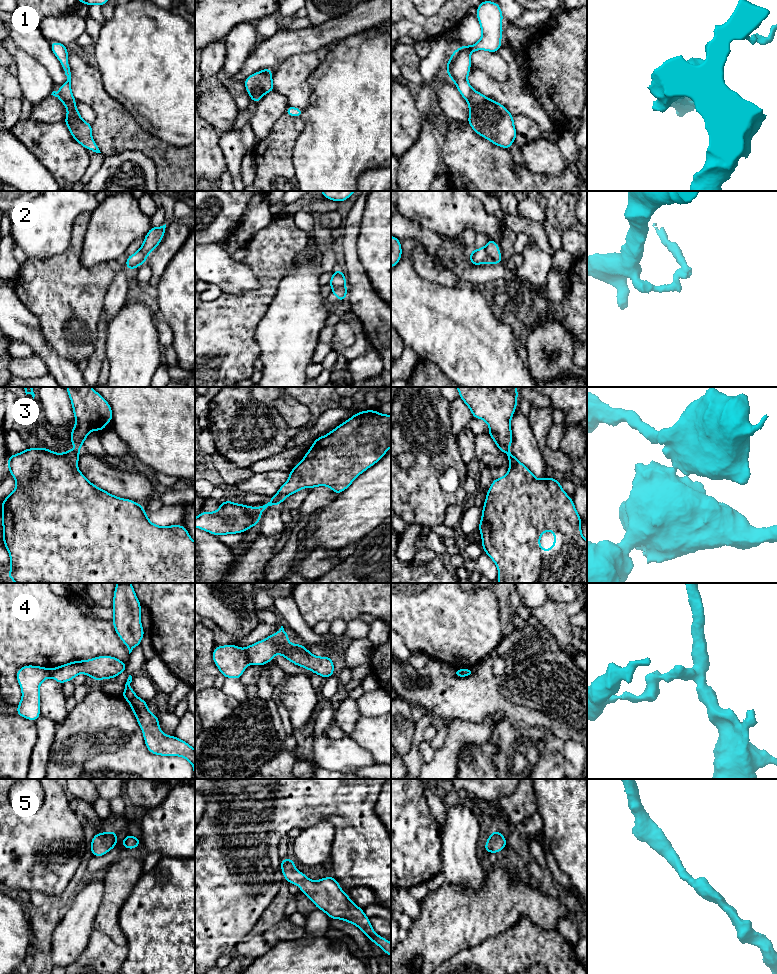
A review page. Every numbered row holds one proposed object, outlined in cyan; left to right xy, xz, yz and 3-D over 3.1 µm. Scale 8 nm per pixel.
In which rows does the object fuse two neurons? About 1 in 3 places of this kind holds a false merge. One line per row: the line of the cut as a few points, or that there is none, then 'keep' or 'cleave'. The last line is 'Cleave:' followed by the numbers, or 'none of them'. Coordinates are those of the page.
1: xy (59, 93), (66, 99), (75, 101) | cleave
2: yz (484, 248), (490, 262) | cleave
3: xz (269, 501), (273, 504) | cleave
4: xz (244, 650), (249, 663) | cleave
5: no cut | keep
Cleave: 1, 2, 3, 4

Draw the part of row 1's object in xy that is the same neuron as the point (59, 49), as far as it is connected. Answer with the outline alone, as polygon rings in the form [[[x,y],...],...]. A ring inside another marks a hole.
[[[50,42],[50,47],[54,55],[60,61],[63,71],[67,76],[67,81],[60,86],[59,92],[66,100],[76,101],[71,90],[71,72],[68,63],[68,50],[61,42]]]

